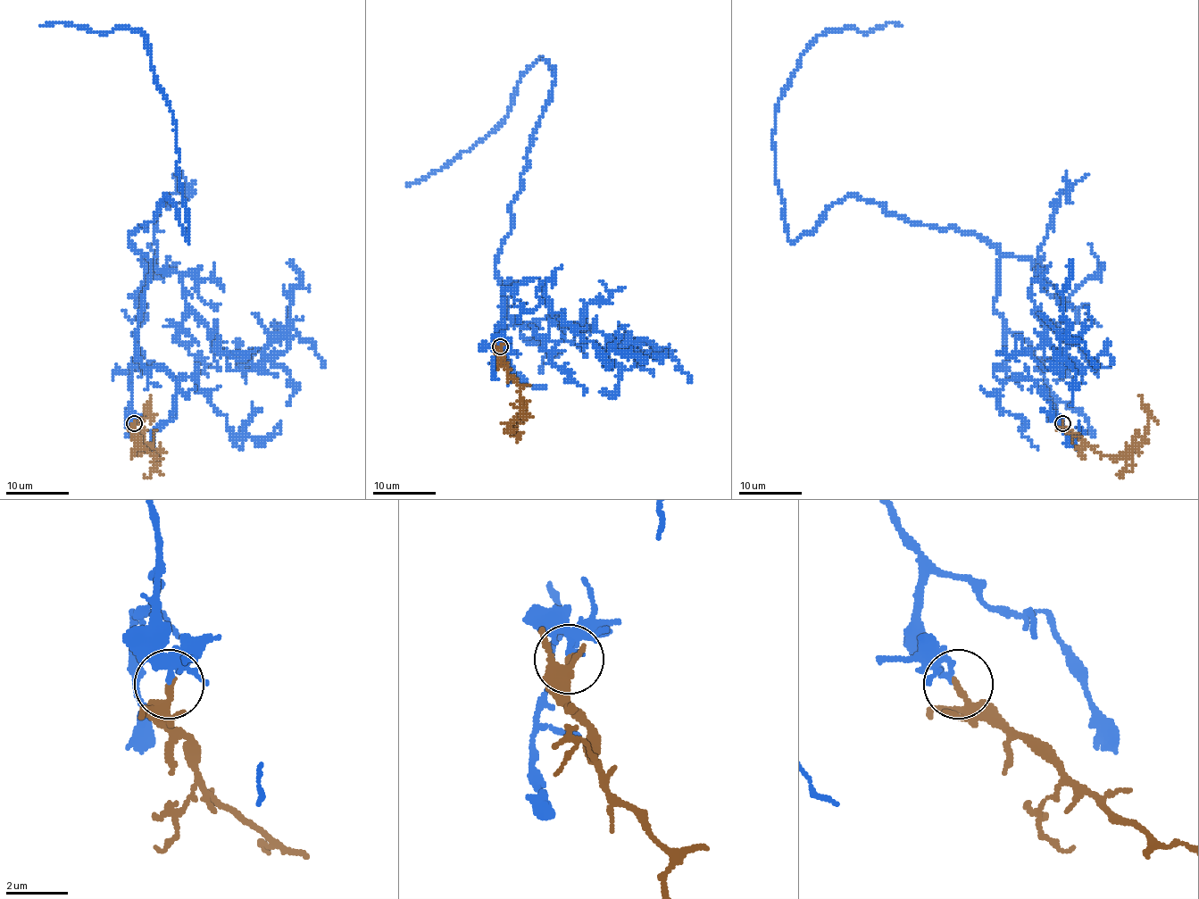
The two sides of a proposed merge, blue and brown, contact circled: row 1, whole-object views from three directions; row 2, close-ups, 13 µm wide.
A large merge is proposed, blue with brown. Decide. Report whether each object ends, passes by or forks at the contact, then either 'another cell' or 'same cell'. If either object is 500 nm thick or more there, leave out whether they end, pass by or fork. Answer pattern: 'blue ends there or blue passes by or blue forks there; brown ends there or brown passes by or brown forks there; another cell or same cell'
blue passes by; brown ends there; same cell

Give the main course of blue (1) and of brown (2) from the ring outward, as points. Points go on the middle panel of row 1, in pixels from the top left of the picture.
1: (500, 346), (516, 281), (495, 261), (554, 70), (537, 60), (491, 131), (405, 185)
2: (500, 346), (503, 369), (520, 387), (522, 412), (507, 432), (513, 430), (518, 424)

